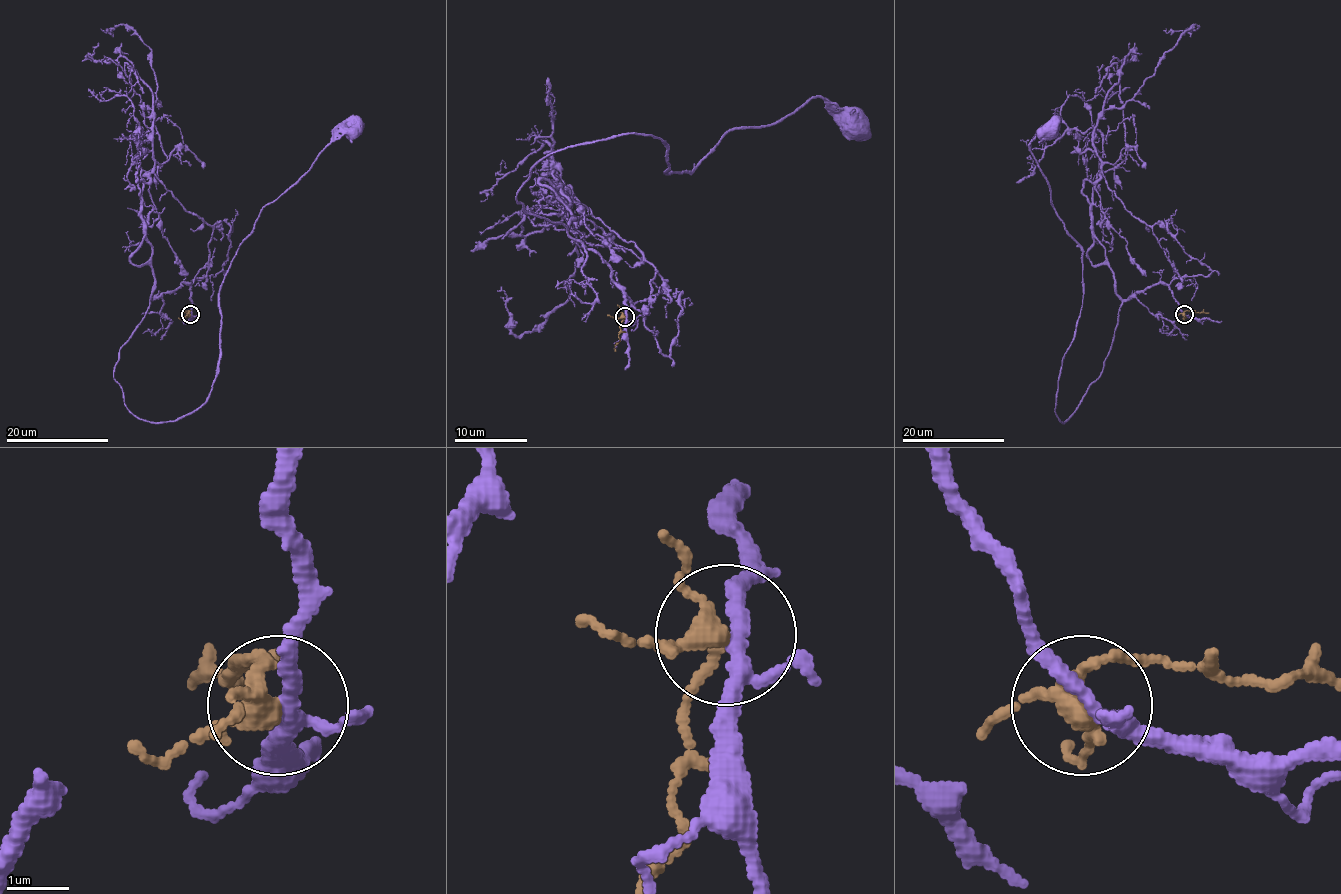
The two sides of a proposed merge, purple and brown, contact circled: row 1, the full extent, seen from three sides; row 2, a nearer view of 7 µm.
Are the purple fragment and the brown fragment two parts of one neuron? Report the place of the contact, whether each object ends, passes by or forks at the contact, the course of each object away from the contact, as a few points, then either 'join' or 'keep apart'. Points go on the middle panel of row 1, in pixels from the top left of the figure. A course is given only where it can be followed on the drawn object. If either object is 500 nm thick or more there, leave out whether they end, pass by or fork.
at (624, 316); purple forks there; brown forks there; purple runs (624, 317), (609, 266), (517, 200), (549, 153), (644, 133), (688, 173), (817, 96), (852, 127); brown runs (624, 317), (620, 321), (615, 352); keep apart

